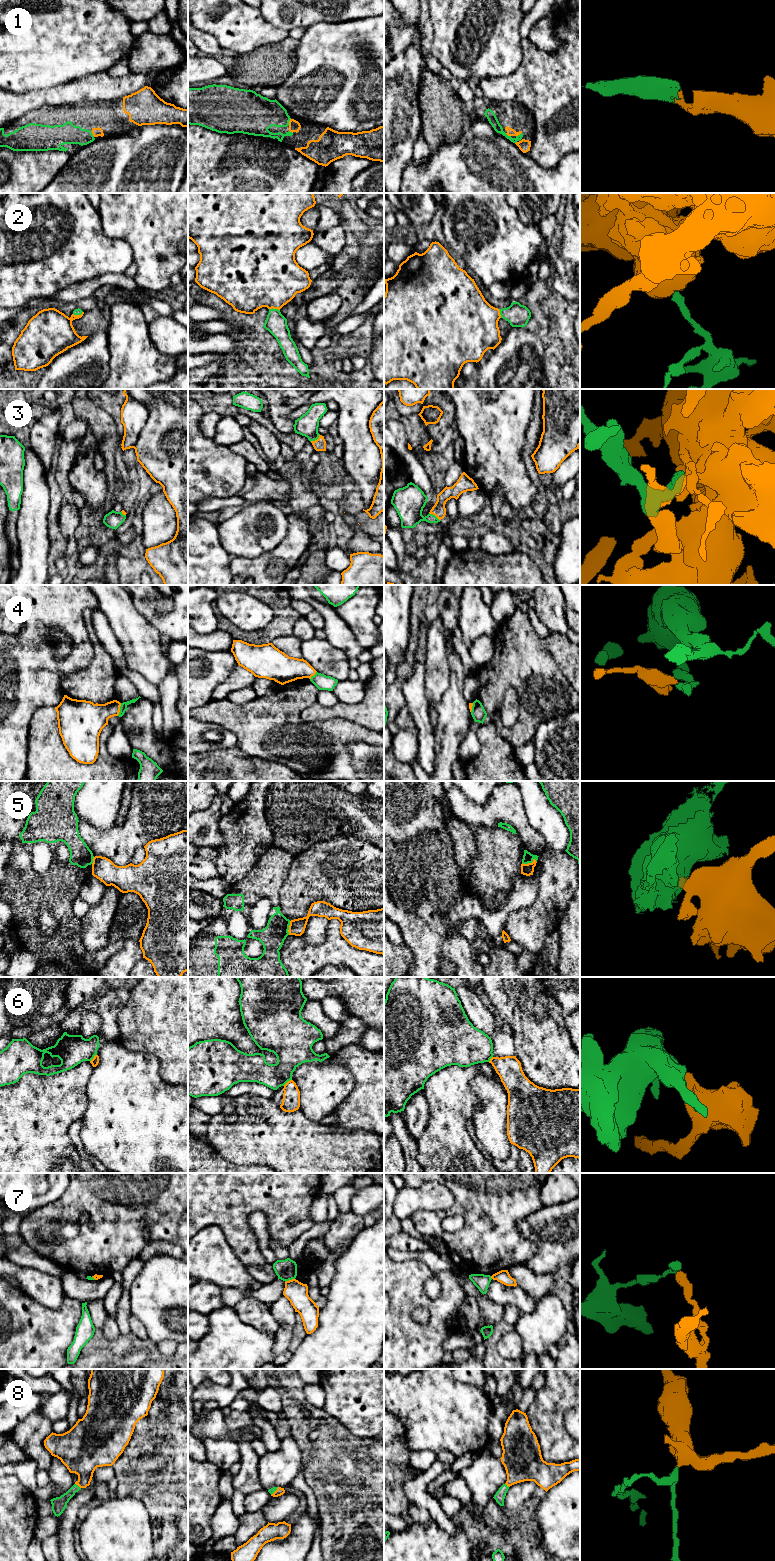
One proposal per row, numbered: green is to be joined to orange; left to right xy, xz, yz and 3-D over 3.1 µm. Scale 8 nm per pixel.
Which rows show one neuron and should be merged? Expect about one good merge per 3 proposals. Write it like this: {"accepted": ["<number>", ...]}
{"accepted": ["1", "2", "3", "8"]}

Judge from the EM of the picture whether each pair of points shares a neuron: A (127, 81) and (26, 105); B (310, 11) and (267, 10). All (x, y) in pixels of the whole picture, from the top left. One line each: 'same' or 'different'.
A: same
B: same

